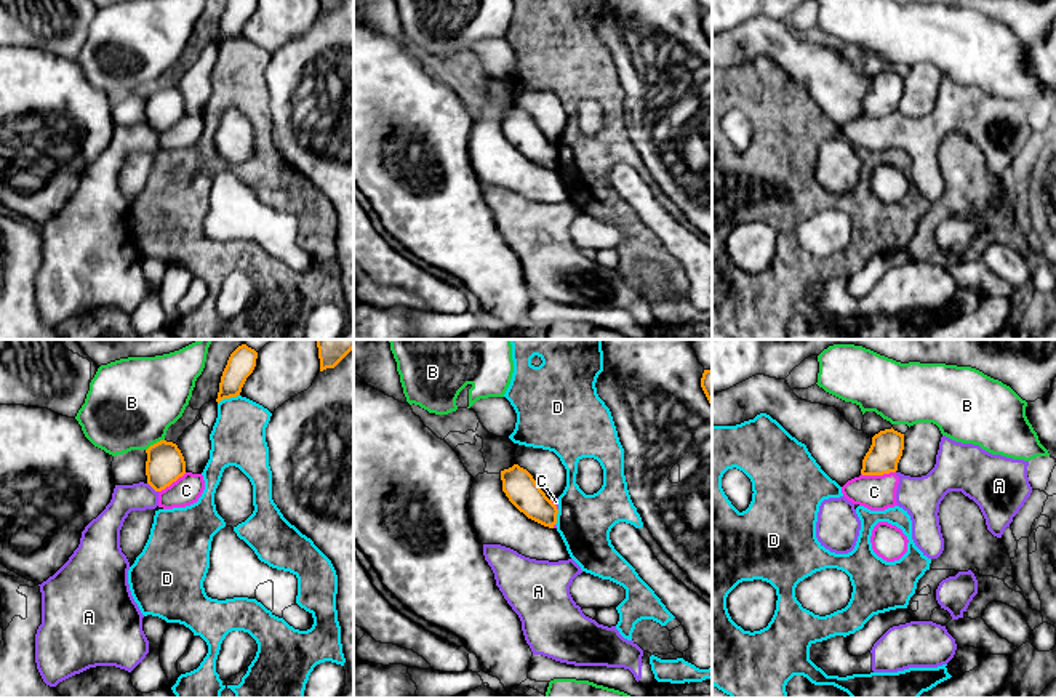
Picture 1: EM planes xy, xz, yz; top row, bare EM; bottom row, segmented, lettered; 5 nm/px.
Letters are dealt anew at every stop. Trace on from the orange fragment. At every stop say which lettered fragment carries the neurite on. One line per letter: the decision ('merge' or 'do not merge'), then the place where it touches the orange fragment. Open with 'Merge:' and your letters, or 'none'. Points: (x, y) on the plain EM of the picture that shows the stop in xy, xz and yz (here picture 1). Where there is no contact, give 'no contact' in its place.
Merge: none
A: do not merge | xy (152, 128)
B: do not merge | xy (154, 85)
C: do not merge | yz (877, 116)
D: do not merge | xy (228, 39)

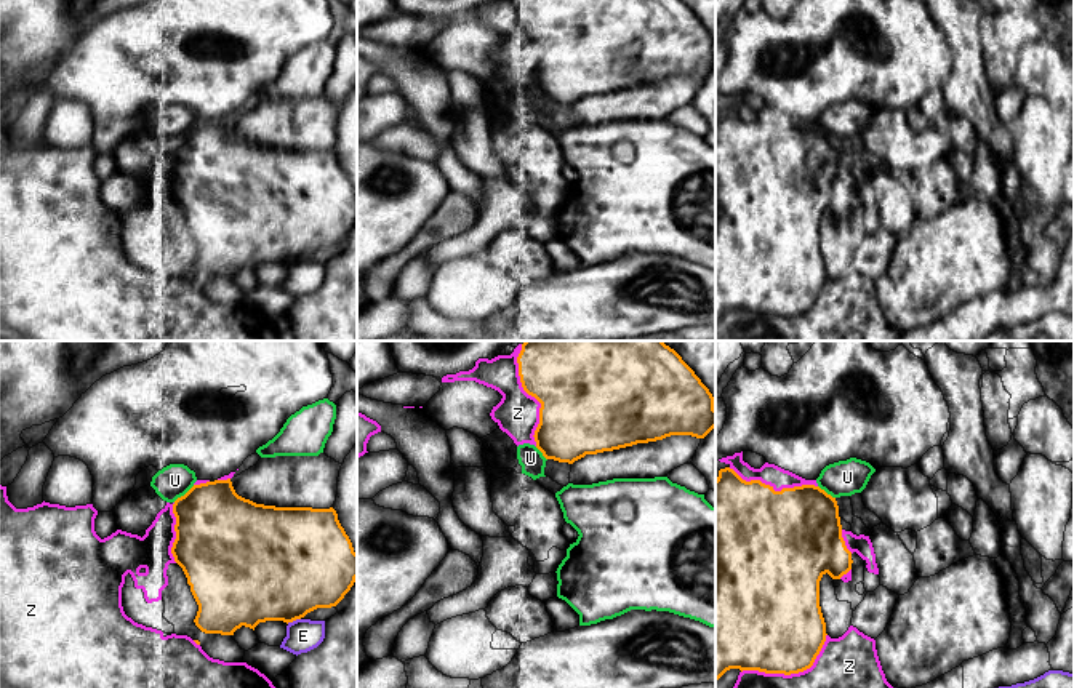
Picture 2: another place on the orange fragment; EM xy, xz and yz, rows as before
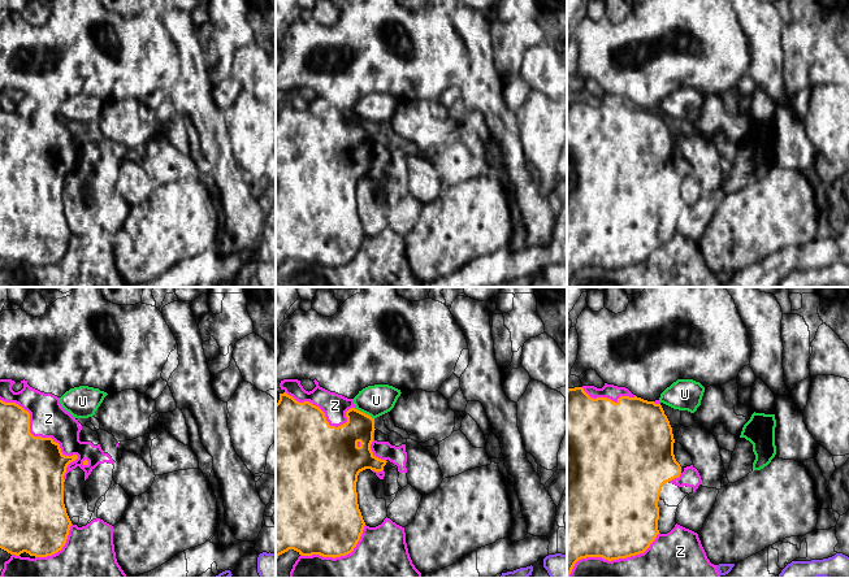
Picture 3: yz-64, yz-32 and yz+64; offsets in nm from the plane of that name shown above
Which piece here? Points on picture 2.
Merge: none
E: do not merge | xy (293, 261)
U: do not merge | xy (184, 136)
Z: do not merge | yz (791, 314)

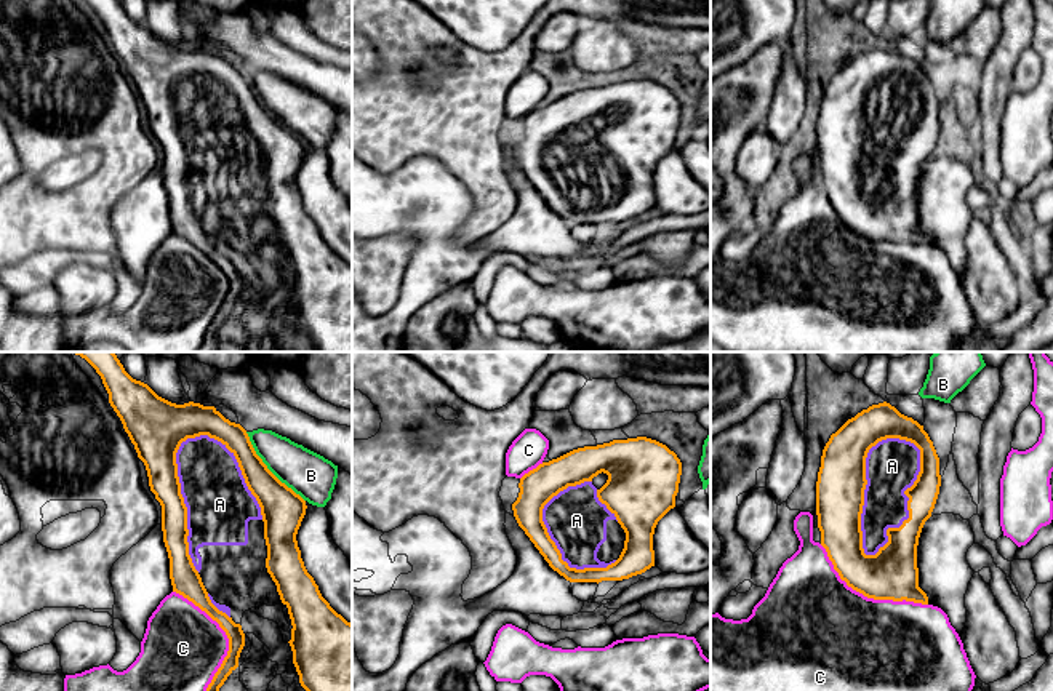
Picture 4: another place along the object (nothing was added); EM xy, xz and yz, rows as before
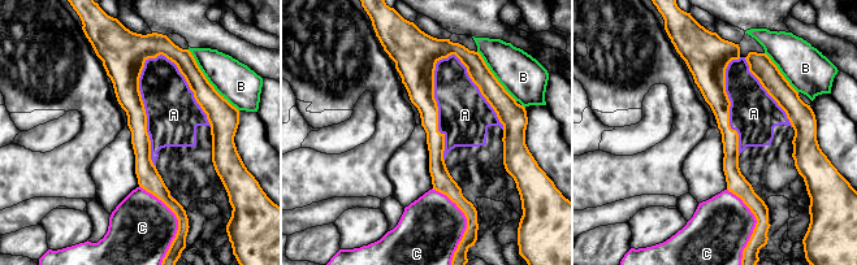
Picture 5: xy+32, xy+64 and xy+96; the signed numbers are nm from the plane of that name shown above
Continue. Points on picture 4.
Merge: A
A: merge | yz (908, 147)
B: do not merge | xy (268, 111)
C: do not merge | xy (229, 287)

